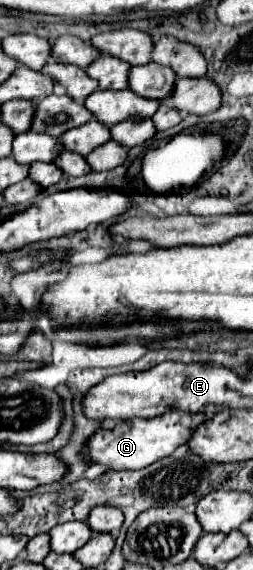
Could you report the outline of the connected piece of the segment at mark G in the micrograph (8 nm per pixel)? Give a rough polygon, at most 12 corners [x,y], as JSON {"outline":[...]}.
{"outline":[[205,414],[131,418],[89,440],[93,462],[139,470],[189,442]]}

